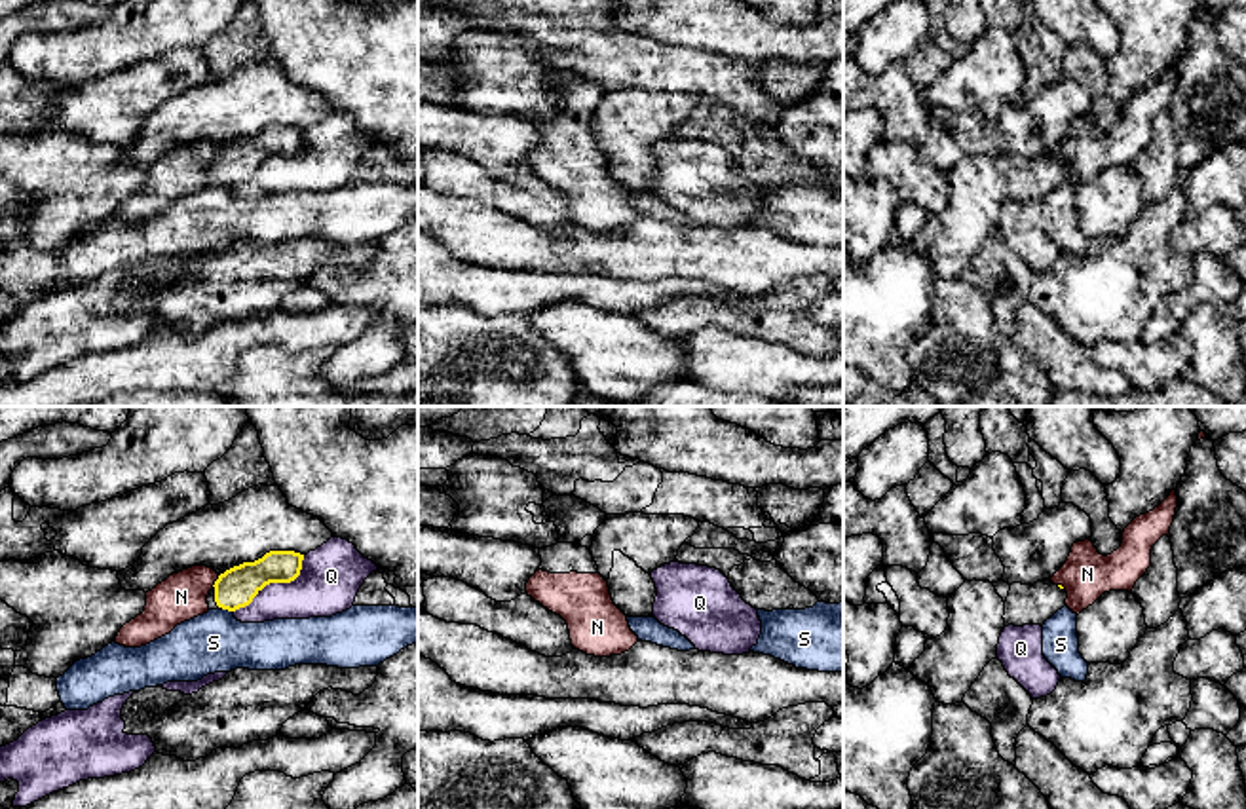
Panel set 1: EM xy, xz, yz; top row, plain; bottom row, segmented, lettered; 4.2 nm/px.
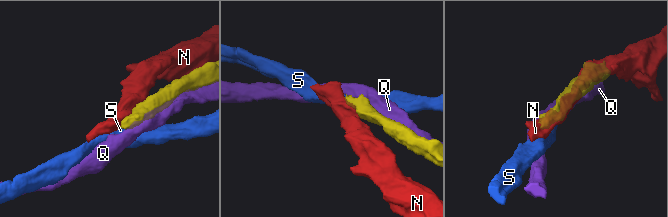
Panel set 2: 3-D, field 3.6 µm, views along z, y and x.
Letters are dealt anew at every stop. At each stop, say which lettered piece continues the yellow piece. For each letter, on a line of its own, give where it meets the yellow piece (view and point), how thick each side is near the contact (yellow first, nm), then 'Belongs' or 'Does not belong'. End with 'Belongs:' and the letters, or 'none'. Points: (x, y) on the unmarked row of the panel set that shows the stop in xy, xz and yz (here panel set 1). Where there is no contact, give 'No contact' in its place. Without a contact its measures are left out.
N: Touches yellow at xy (215, 156). Thickness 170 nm (yellow) against 200 nm. Does not belong
Q: Touches yellow at xy (276, 156). Thickness 170 nm (yellow) against 260 nm. Does not belong
S: Touches yellow at xy (228, 185). Thickness 170 nm (yellow) against 260 nm. Does not belong
Belongs: none

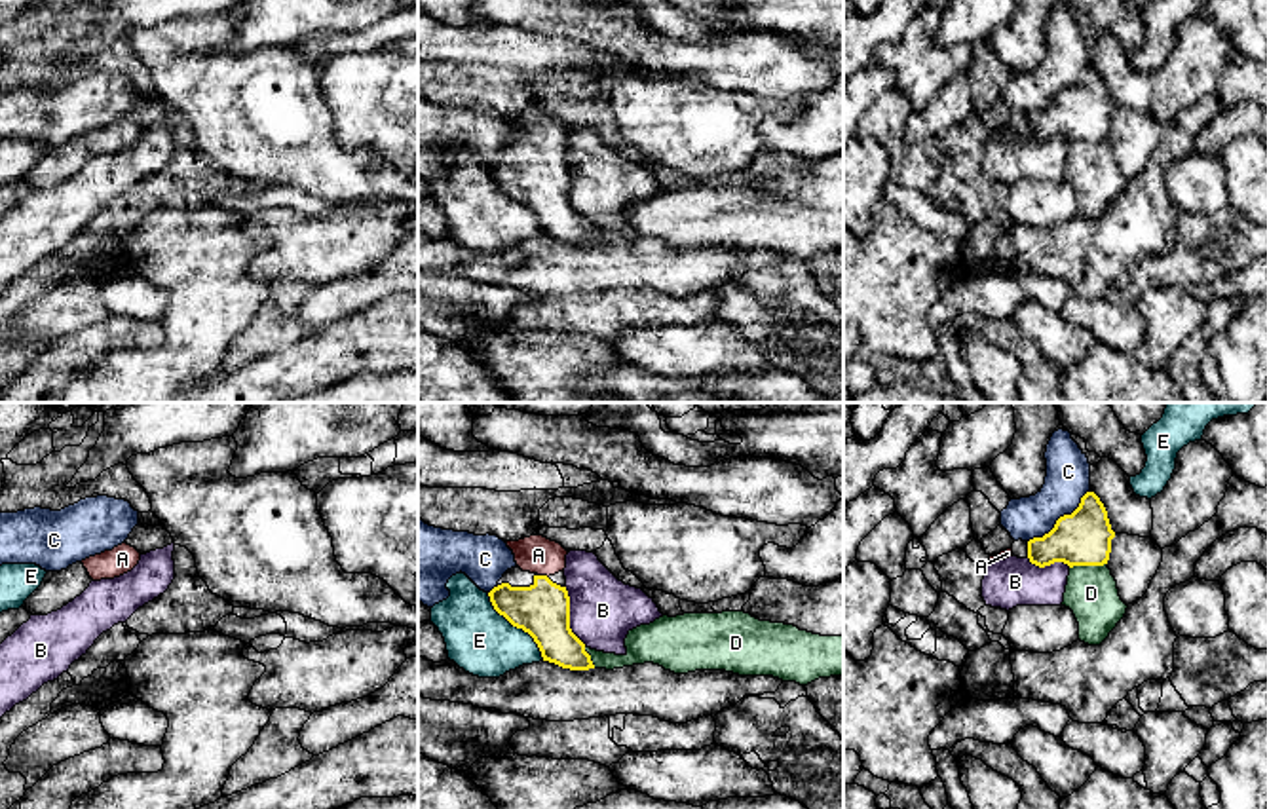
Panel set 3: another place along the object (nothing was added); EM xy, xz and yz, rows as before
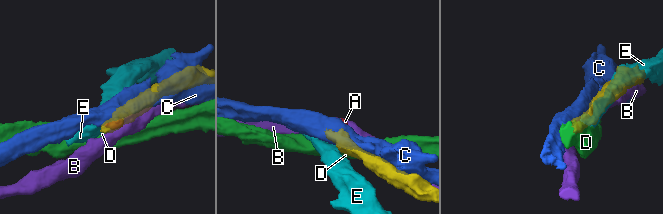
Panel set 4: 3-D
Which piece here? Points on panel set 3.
A: Touches yellow at xz (544, 150). Thickness 240 nm (yellow) against 160 nm. Belongs
B: Touches yellow at xz (568, 190). Thickness 240 nm (yellow) against 280 nm. Does not belong
C: Touches yellow at yz (1058, 94). Thickness 240 nm (yellow) against 190 nm. Does not belong
D: Touches yellow at yz (1087, 139). Thickness 240 nm (yellow) against 220 nm. Does not belong
E: Touches yellow at xz (517, 202). Thickness 240 nm (yellow) against 280 nm. Does not belong
Belongs: A

